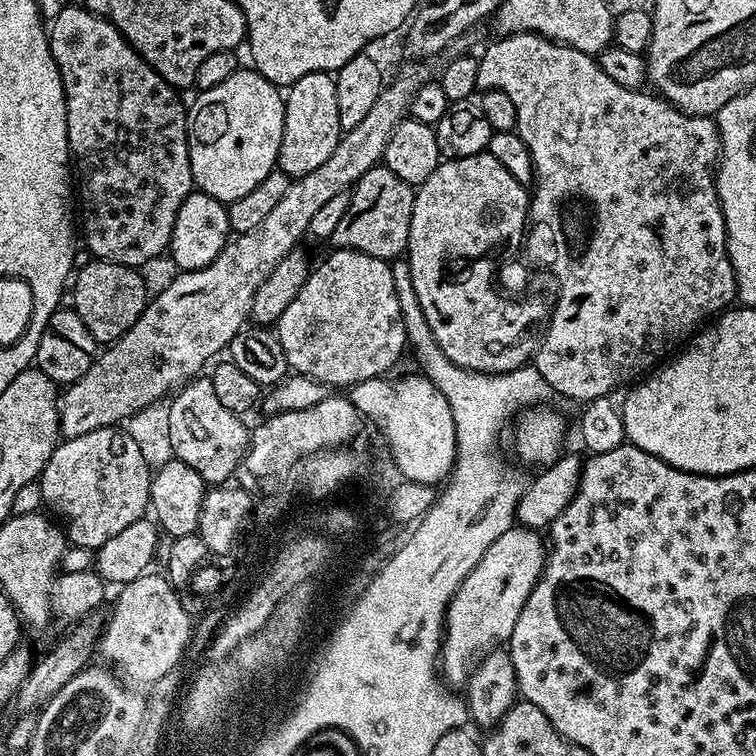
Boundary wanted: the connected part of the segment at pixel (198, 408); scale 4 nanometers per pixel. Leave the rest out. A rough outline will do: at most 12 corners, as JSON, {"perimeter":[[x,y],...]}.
{"perimeter":[[211,379],[168,404],[173,457],[205,485],[233,479],[250,428]]}

